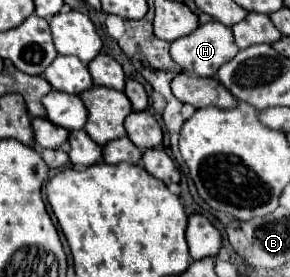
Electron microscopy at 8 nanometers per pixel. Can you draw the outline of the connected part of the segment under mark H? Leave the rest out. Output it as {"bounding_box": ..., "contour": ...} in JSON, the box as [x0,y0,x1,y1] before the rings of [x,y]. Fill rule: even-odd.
{"bounding_box":[170,21,238,77],"contour":[[[208,21],[170,45],[170,57],[184,71],[198,77],[216,77],[216,71],[238,51],[230,27],[220,21]]]}

